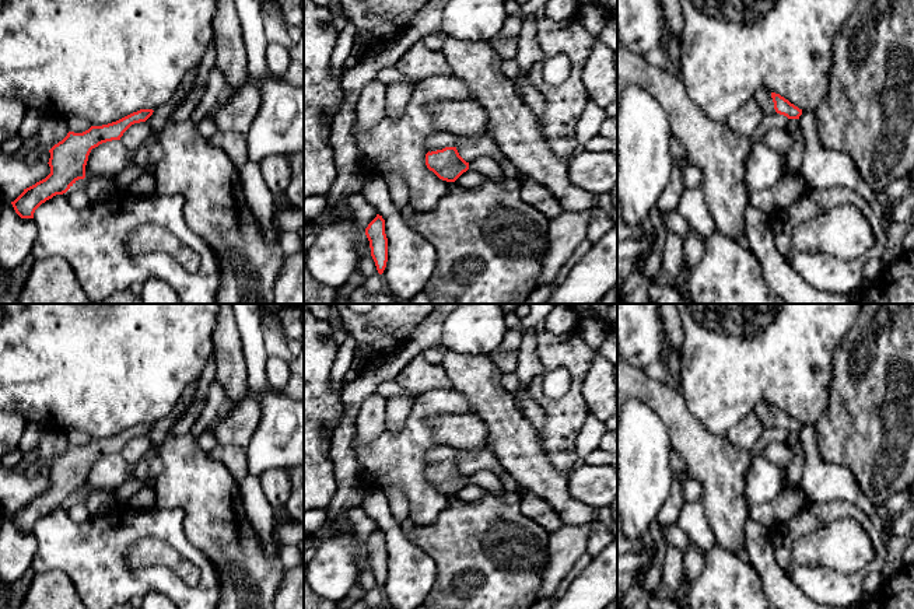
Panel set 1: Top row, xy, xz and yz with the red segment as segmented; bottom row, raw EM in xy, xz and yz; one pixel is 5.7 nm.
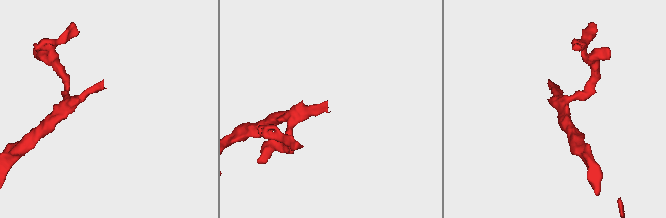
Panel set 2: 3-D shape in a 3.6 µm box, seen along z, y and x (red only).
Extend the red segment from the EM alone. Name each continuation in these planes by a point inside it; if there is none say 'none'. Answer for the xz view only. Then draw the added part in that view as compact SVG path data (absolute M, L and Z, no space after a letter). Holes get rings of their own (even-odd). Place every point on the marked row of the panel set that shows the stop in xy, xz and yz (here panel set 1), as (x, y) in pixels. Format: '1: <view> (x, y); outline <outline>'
1: xz (438, 140); outline M437 132L427 140L427 150L431 153L442 150L445 147L456 147L456 144L458 144L456 136L447 132Z

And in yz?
1: yz (763, 97); outline M760 88L759 91L756 91L754 99L763 109L764 115L771 115L775 112L771 92L768 90Z

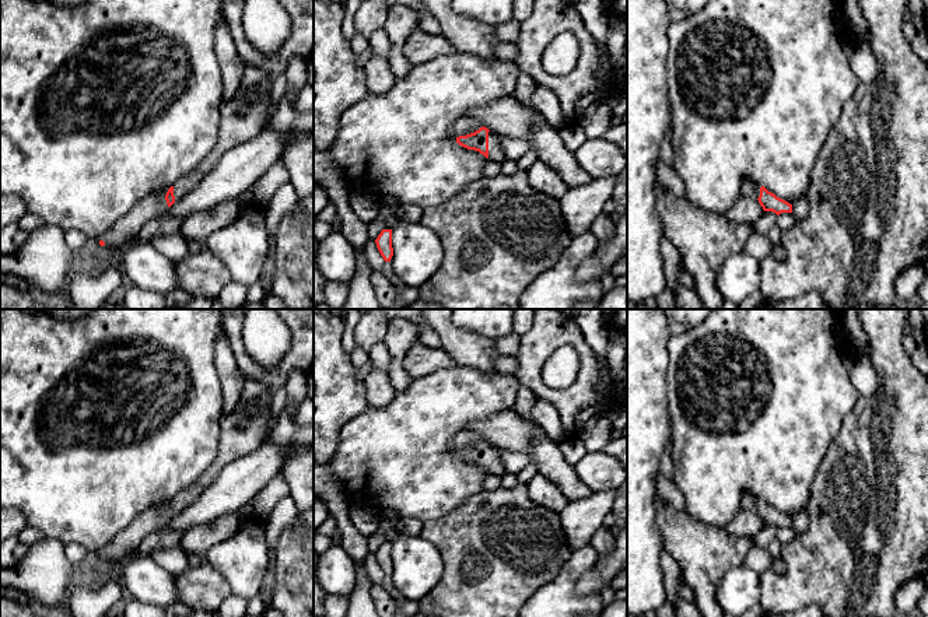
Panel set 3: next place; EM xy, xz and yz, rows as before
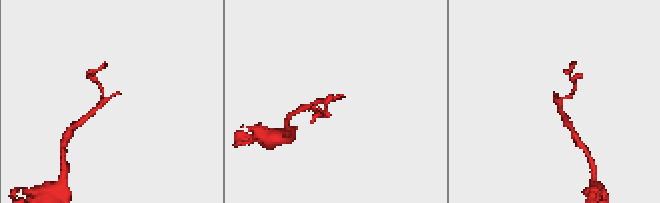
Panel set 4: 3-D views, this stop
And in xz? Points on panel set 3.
1: xz (496, 153); outline M488 132L488 159L501 162L505 159L505 154L500 144L500 134Z

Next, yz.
1: yz (750, 189); outline M746 180L742 185L742 196L759 199L761 185Z

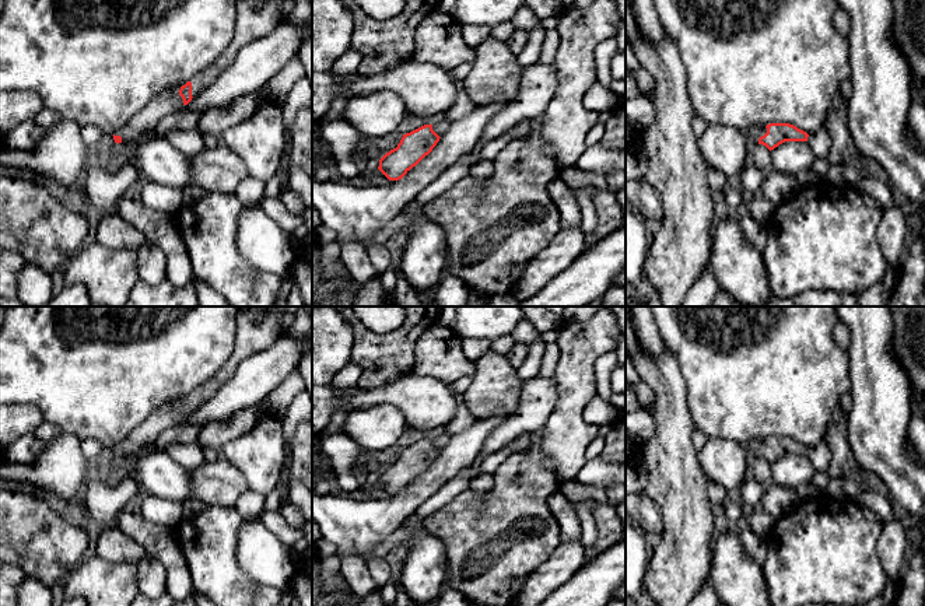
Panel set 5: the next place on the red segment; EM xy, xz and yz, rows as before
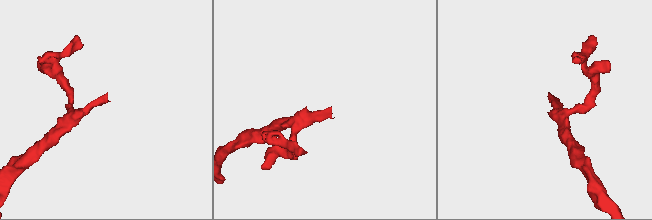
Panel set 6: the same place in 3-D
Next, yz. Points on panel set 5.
1: yz (754, 133); outline M754 126L749 130L749 133L746 134L746 137L751 139L754 143L758 144L758 139L761 136L764 136L767 133L767 127L765 126Z

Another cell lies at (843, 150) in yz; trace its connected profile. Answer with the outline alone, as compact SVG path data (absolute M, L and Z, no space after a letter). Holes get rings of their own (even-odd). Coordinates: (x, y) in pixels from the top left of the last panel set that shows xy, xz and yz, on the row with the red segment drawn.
M851 80L842 81L838 92L844 97L845 104L833 112L830 112L824 122L824 129L831 137L831 147L828 151L828 161L831 165L859 165L863 158L858 151L851 134L848 132L847 123L847 102L851 97Z

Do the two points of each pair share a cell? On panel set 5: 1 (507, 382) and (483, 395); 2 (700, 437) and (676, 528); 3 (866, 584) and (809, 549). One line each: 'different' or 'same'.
1: same
2: different
3: same

